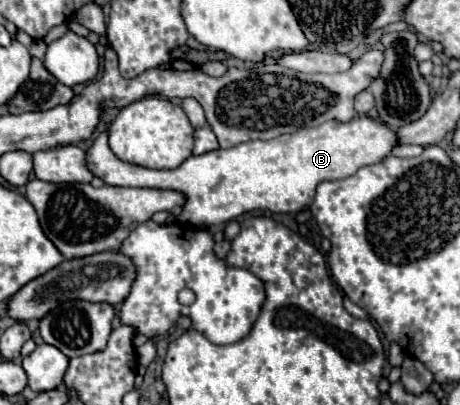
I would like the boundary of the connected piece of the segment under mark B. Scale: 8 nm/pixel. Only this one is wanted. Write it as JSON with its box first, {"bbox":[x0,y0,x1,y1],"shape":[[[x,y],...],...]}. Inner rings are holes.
{"bbox":[88,117,396,225],"shape":[[[356,117],[350,123],[338,123],[338,121],[326,121],[324,125],[312,127],[312,129],[300,129],[300,133],[292,135],[280,135],[270,141],[246,141],[230,149],[216,149],[204,155],[192,155],[188,157],[180,167],[176,169],[144,169],[138,165],[130,165],[120,161],[112,149],[108,147],[108,131],[104,131],[94,145],[88,149],[88,167],[94,175],[104,179],[108,185],[122,185],[122,187],[154,187],[154,189],[170,189],[178,191],[186,197],[182,205],[182,213],[178,215],[178,221],[192,223],[192,225],[220,225],[236,219],[238,215],[254,209],[268,209],[274,213],[286,213],[286,211],[302,211],[314,201],[314,193],[318,183],[322,181],[334,181],[344,179],[356,173],[364,165],[374,165],[376,161],[382,161],[390,149],[396,145],[394,131],[384,125],[378,119],[370,117]]]}

